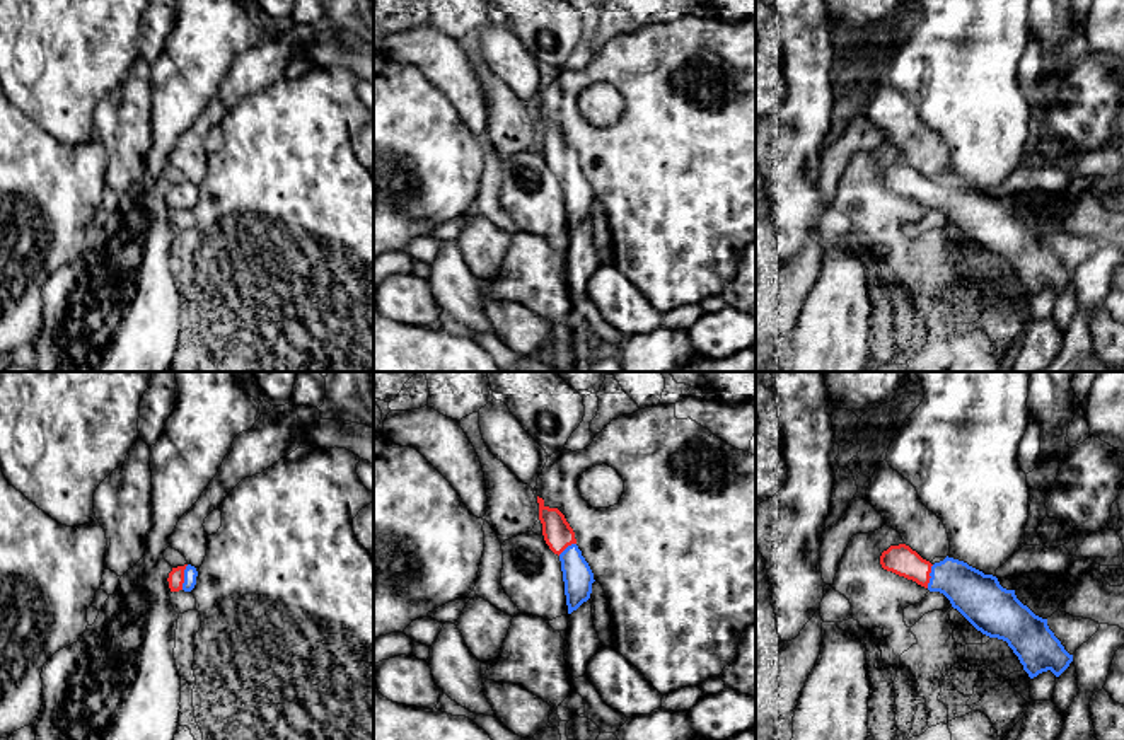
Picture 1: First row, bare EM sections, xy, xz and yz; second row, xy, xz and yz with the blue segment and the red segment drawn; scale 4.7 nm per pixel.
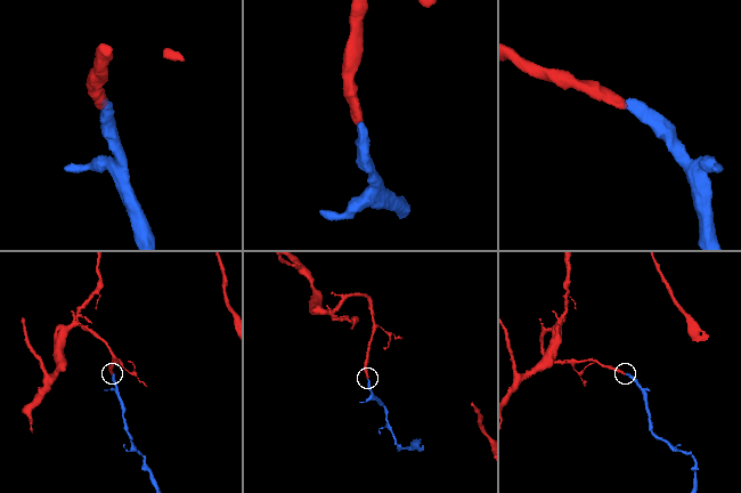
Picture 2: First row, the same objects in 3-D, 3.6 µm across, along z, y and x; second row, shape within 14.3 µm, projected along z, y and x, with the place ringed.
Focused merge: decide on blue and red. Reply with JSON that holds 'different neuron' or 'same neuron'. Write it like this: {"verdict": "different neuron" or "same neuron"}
{"verdict": "same neuron"}

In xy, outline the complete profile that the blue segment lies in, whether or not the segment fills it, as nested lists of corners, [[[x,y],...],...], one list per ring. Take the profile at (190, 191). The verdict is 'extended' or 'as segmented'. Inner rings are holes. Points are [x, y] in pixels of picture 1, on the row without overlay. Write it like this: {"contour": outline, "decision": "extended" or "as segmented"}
{"contour": [[[191,182],[172,186],[167,196],[171,210],[191,210],[196,203],[196,194],[198,189]]], "decision": "extended"}

